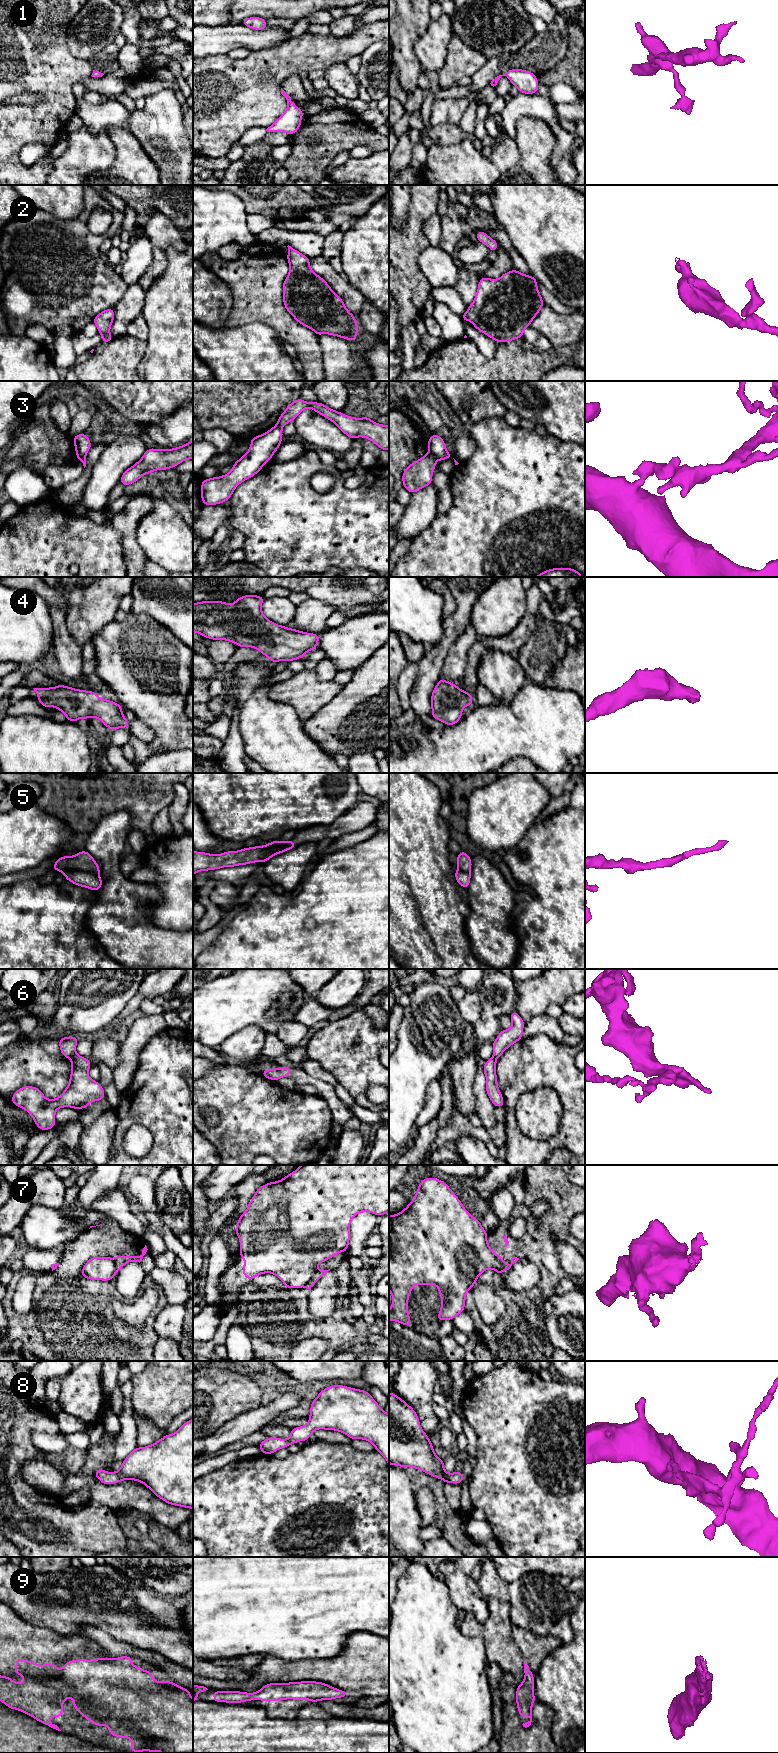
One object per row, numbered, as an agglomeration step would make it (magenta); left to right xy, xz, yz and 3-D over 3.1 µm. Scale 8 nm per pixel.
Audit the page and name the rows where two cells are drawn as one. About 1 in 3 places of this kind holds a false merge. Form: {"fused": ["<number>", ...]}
{"fused": ["3", "5", "6", "7", "9"]}

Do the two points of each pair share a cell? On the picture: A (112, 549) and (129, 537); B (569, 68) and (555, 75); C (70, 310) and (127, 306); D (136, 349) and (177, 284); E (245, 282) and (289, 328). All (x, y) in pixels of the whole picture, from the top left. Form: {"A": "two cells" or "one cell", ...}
{"A": "two cells", "B": "one cell", "C": "two cells", "D": "two cells", "E": "one cell"}

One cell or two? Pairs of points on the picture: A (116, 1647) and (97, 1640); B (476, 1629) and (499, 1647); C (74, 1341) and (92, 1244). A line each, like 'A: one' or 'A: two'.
A: one
B: one
C: one

